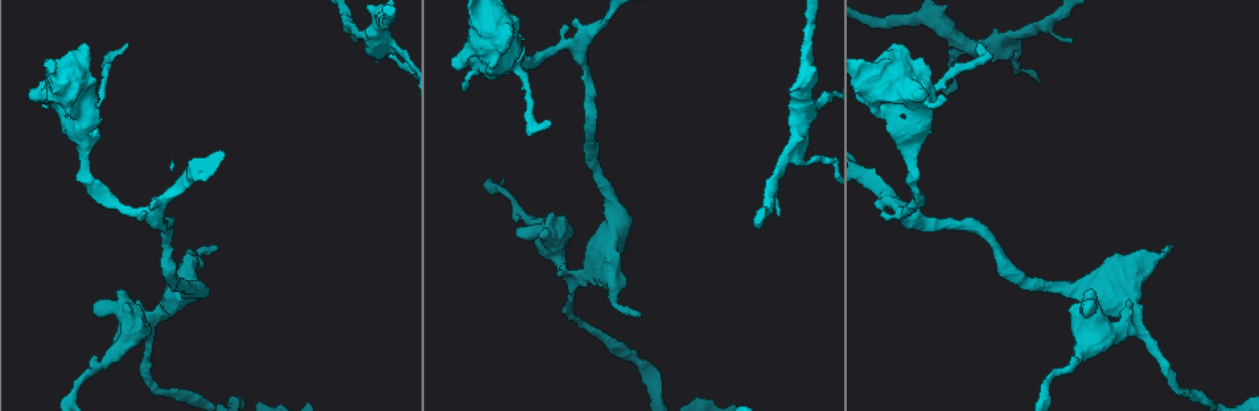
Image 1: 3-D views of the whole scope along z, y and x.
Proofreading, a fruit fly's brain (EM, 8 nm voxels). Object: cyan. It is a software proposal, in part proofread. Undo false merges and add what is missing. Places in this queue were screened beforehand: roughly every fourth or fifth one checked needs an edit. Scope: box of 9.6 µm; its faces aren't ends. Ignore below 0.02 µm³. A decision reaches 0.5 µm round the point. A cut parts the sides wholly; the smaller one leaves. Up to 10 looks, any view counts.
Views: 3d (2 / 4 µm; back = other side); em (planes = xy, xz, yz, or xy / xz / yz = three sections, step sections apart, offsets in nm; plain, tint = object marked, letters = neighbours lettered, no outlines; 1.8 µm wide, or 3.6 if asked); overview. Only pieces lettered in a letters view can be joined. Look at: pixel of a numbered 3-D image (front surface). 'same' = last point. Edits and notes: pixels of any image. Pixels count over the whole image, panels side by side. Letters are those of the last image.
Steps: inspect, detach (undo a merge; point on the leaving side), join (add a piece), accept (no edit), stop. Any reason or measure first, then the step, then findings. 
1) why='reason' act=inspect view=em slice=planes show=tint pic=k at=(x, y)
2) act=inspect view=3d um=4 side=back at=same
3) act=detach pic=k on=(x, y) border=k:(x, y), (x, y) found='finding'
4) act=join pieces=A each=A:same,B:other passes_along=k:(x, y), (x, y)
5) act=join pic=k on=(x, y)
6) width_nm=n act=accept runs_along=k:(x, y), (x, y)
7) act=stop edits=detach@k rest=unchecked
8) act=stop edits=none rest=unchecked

why='sudden change in width' act=inspect view=em slice=planes show=letters pic=1 at=(1066, 370)

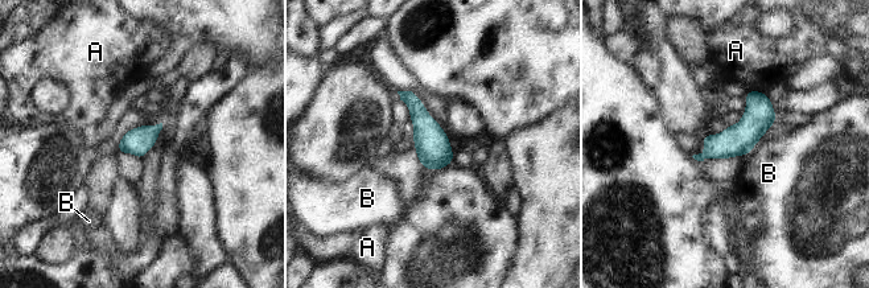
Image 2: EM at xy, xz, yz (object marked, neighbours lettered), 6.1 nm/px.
act=accept each=A:other,B:other found='continuous, no second cell'

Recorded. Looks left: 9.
why='three arms meet' act=inspect view=em slice=planes show=tint pic=1 at=(584, 277)

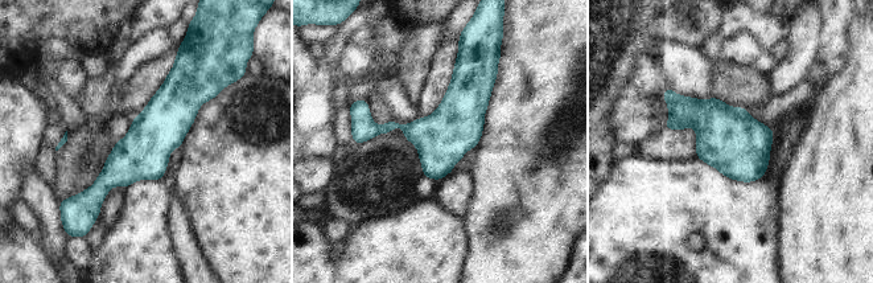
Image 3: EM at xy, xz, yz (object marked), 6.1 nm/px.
act=inspect view=em slice=planes show=letters at=same

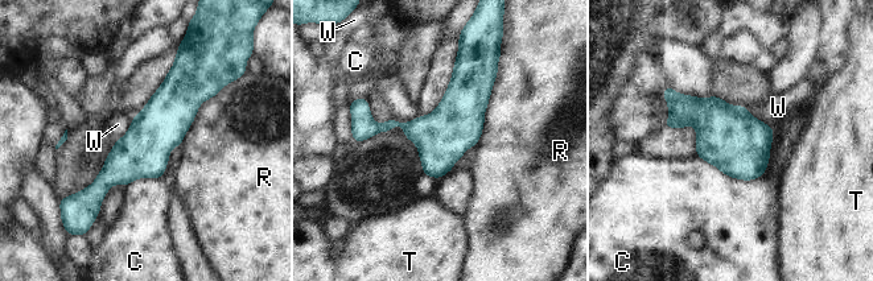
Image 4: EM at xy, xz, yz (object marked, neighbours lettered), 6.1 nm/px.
act=accept each=C:other,R:other,T:other,W:other runs_along=4:(185, 74), (164, 122), (94, 202) found='continuous, no second cell'

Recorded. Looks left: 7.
why='an open end' act=inspect view=3d um=2 pic=1 at=(978, 42)

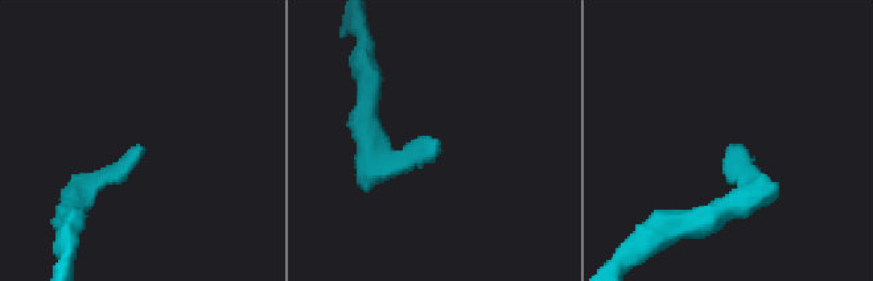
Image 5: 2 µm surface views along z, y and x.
why='need the tissue' act=inspect view=em slice=planes show=letters pic=5 at=(729, 146)

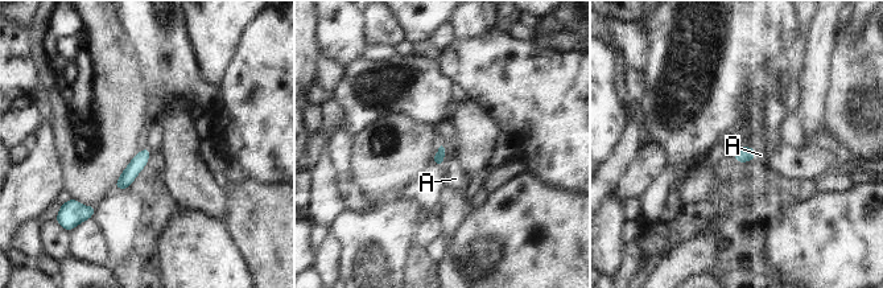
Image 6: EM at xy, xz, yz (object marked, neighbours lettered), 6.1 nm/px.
act=join pieces=A each=A:same passes_along=6:(746, 153), (754, 155), (760, 155) found='it goes on there'

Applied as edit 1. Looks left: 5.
act=stop edits=join@6 rest=unchecked

